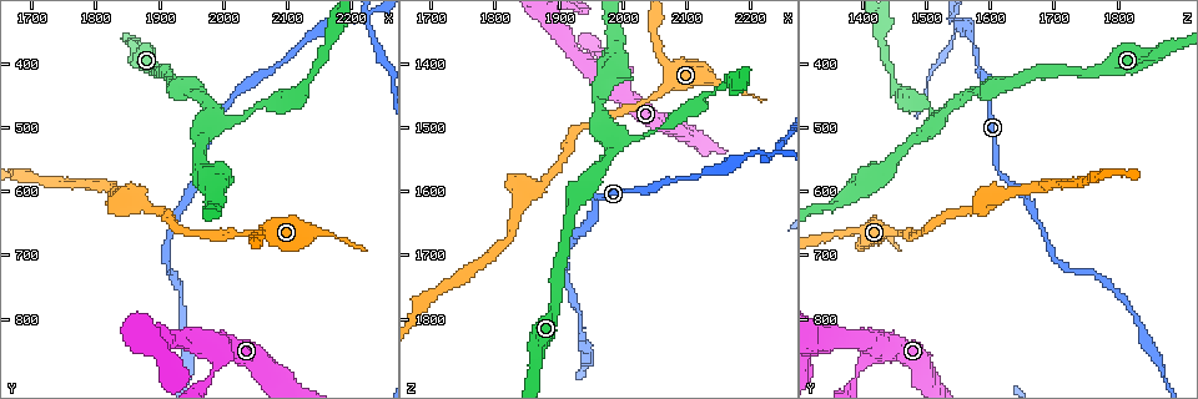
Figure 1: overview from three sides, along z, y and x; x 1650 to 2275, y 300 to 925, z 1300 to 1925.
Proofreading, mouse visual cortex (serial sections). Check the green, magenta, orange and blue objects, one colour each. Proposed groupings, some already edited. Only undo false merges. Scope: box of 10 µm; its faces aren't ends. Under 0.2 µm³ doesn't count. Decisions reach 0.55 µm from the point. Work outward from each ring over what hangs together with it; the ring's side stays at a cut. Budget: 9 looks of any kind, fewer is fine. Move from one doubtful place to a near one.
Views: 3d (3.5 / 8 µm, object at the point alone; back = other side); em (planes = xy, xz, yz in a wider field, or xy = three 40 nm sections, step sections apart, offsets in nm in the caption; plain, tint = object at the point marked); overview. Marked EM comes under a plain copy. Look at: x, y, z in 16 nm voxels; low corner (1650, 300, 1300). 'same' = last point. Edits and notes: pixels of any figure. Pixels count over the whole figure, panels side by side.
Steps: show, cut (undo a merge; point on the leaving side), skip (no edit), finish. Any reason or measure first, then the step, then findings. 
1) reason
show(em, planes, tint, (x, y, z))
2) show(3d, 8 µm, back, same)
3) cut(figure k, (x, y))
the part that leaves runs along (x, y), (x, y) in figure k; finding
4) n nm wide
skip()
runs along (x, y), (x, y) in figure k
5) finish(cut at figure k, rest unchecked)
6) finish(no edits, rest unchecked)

show(3d, 3.5 µm, (1980, 885, 1390))

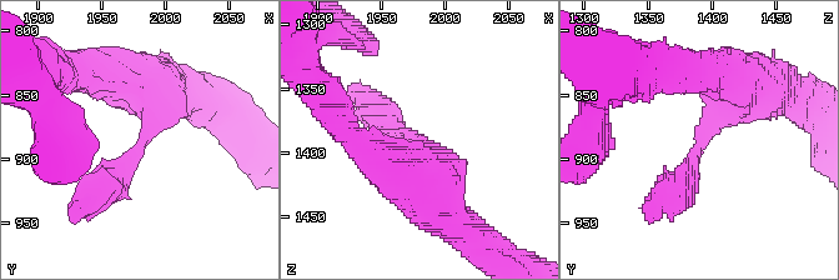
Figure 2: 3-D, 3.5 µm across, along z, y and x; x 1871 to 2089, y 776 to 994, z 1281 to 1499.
arms of 300, 600 nm; shape alone is not enough
show(em, xy, step 3, tint, (1980, 886, 1392))

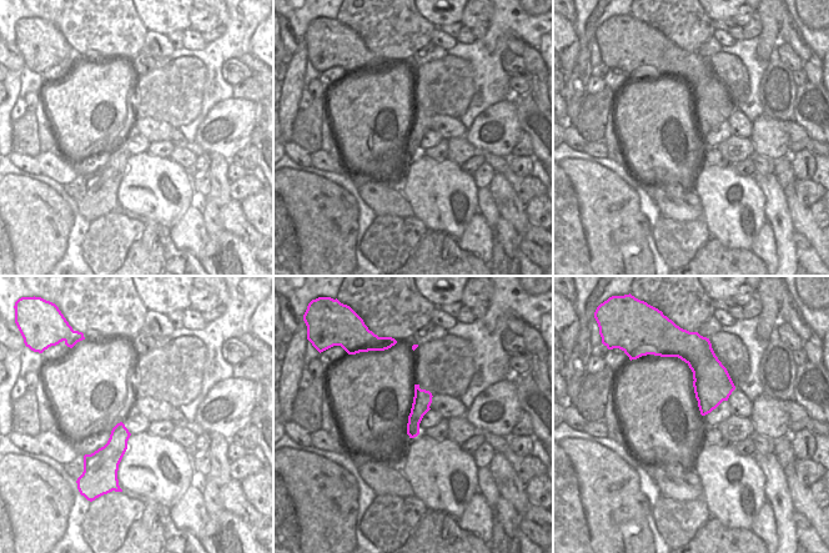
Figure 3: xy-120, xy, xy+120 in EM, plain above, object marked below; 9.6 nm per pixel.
180 nm wide
skip()
runs along (748, 80), (666, 188) in figure 2; all the same cell

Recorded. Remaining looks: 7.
calibre changes
show(3d, 8 µm, (1845, 605, 1625))

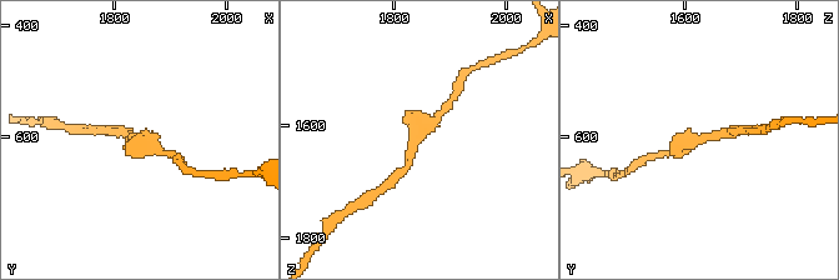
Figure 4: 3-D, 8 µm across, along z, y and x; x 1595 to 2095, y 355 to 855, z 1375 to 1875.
show(em, xy, step 3, tint, same)

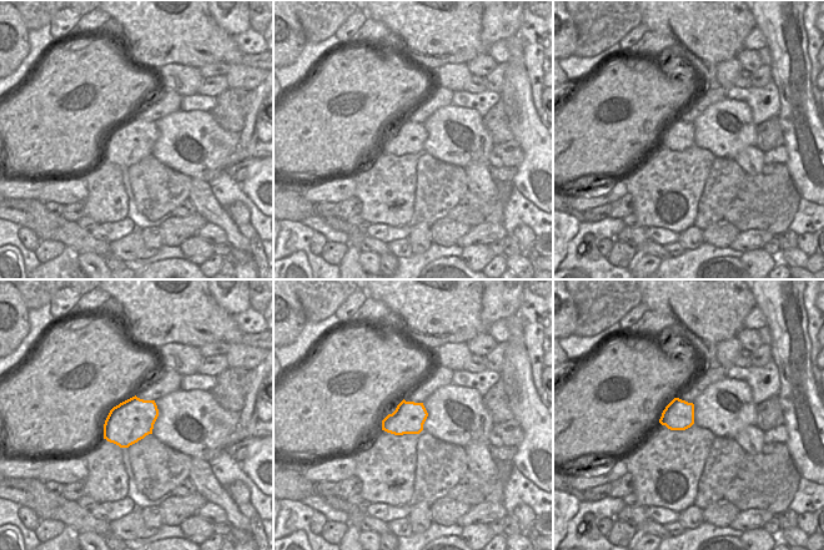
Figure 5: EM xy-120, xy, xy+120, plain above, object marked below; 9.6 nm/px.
skip()
runs along (438, 116), (420, 129), (405, 170) in figure 4; one cell here

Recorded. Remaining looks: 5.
abrupt turn
show(3d, 8 µm, (2220, 340, 1550))

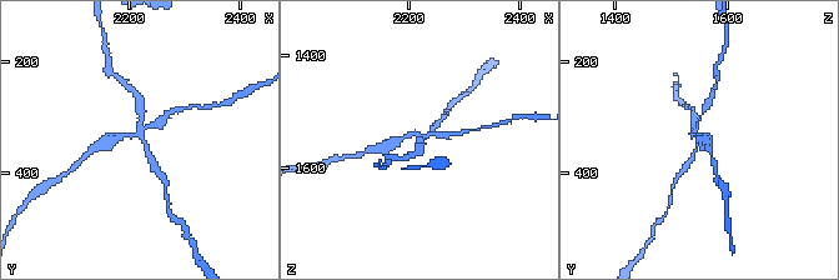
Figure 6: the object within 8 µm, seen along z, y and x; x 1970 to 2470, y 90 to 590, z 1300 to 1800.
show(3d, 3.5 µm, same)

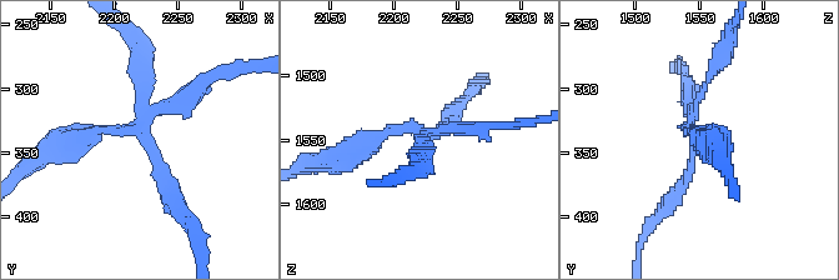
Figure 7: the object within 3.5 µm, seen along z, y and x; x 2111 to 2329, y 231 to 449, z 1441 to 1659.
now the EM
show(em, xy, step 5, tint, (2222, 342, 1546))

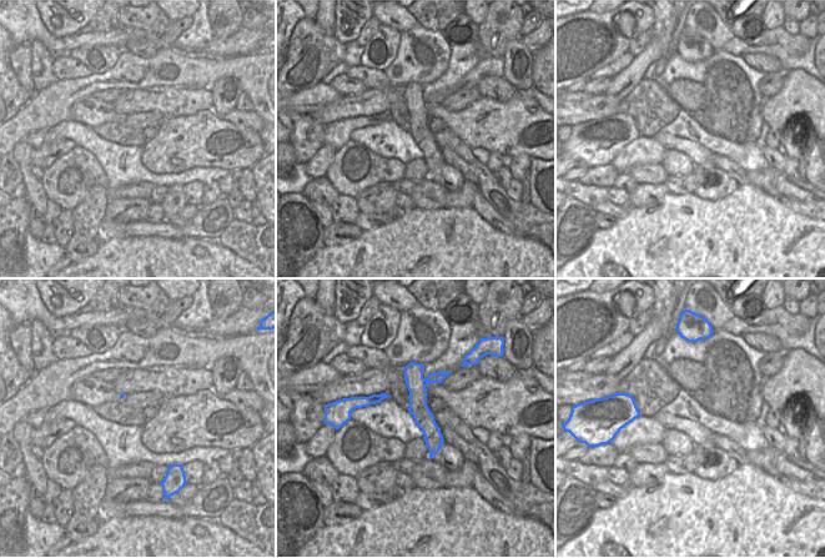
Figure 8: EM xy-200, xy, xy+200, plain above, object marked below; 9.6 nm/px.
cut(figure 7, (140, 66))
the part that leaves runs along (141, 133), (191, 229) in figure 7; two cells meet here

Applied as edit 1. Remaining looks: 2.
finish(cut at figure 7, rest unchecked)

